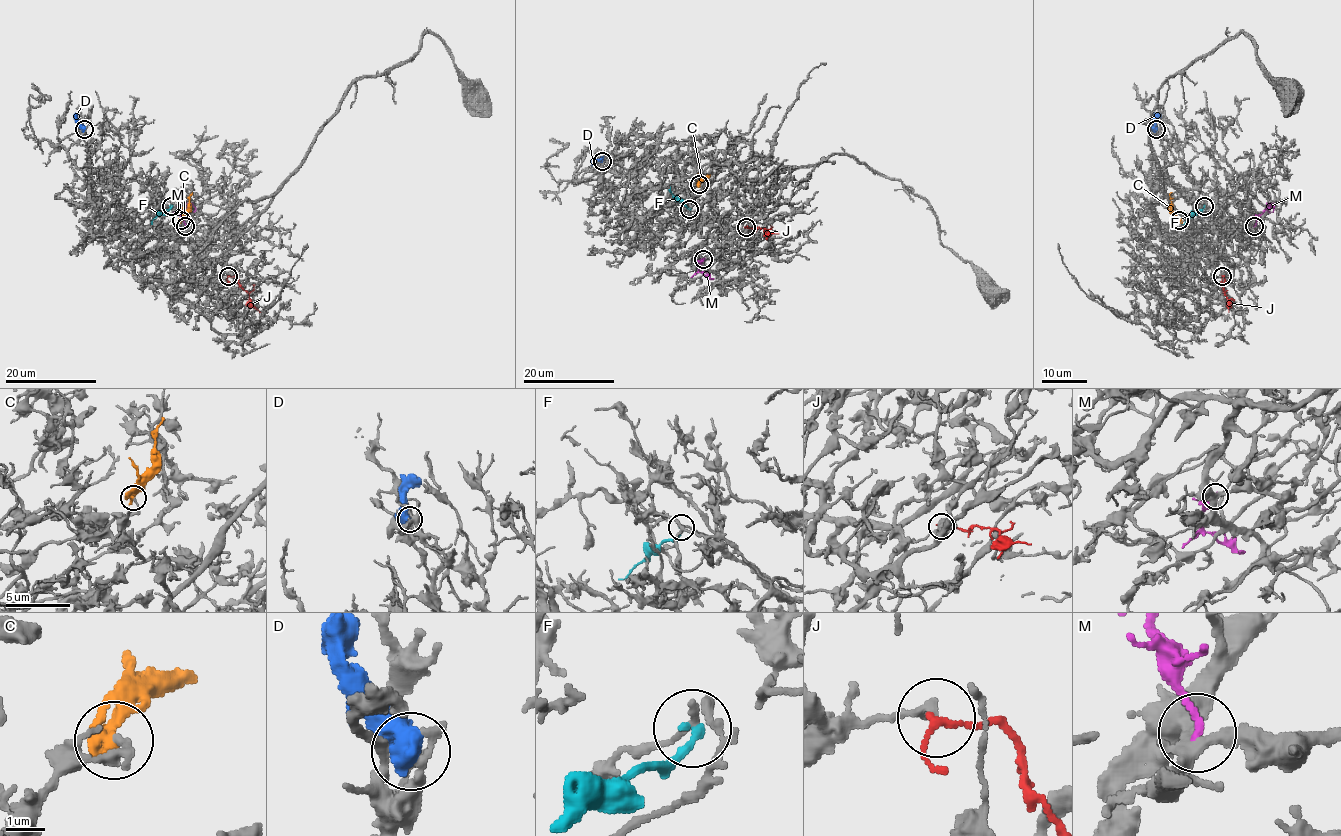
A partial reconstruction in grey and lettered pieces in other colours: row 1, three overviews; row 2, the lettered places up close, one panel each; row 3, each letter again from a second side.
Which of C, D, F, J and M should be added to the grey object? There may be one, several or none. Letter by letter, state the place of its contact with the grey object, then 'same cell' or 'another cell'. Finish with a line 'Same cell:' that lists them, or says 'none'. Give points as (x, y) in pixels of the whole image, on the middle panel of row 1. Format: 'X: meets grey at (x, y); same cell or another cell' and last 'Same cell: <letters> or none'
C: meets grey at (699, 184); another cell
D: meets grey at (602, 161); another cell
F: meets grey at (689, 209); another cell
J: meets grey at (746, 227); another cell
M: meets grey at (703, 259); another cell
Same cell: none

